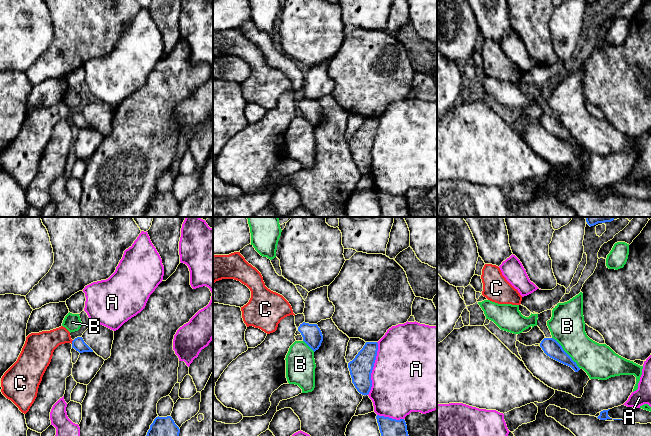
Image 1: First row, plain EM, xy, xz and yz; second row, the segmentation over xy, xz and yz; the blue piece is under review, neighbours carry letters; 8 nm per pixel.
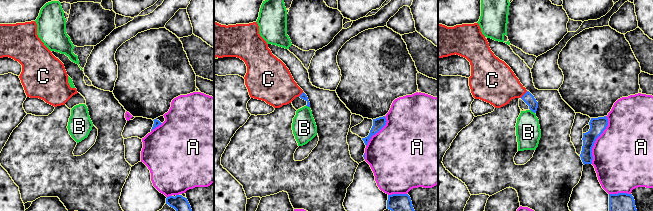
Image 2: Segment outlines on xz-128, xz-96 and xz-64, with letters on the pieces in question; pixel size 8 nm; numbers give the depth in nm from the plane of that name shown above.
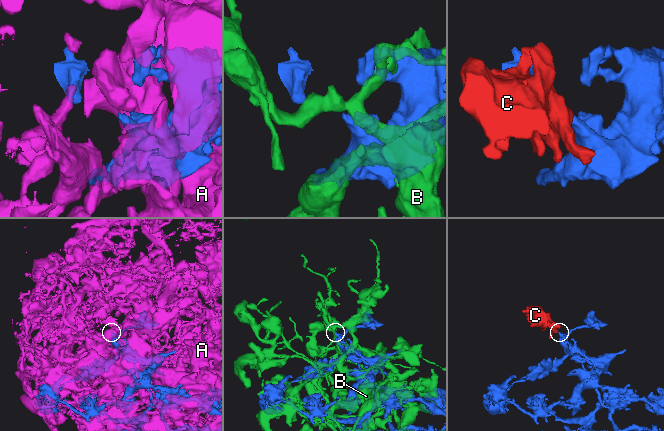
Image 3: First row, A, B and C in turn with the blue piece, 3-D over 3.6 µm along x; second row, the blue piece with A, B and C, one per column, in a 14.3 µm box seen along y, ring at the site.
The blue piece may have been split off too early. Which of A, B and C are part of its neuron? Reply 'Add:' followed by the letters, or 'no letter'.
Add: C

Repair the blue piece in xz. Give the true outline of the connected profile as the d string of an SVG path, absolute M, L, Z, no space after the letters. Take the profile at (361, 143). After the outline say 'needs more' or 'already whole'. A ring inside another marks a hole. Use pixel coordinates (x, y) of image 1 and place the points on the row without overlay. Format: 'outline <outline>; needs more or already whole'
outline M366 118L355 134L348 139L352 159L362 171L368 171L371 166L371 149L376 136L377 127L377 118Z; already whole

